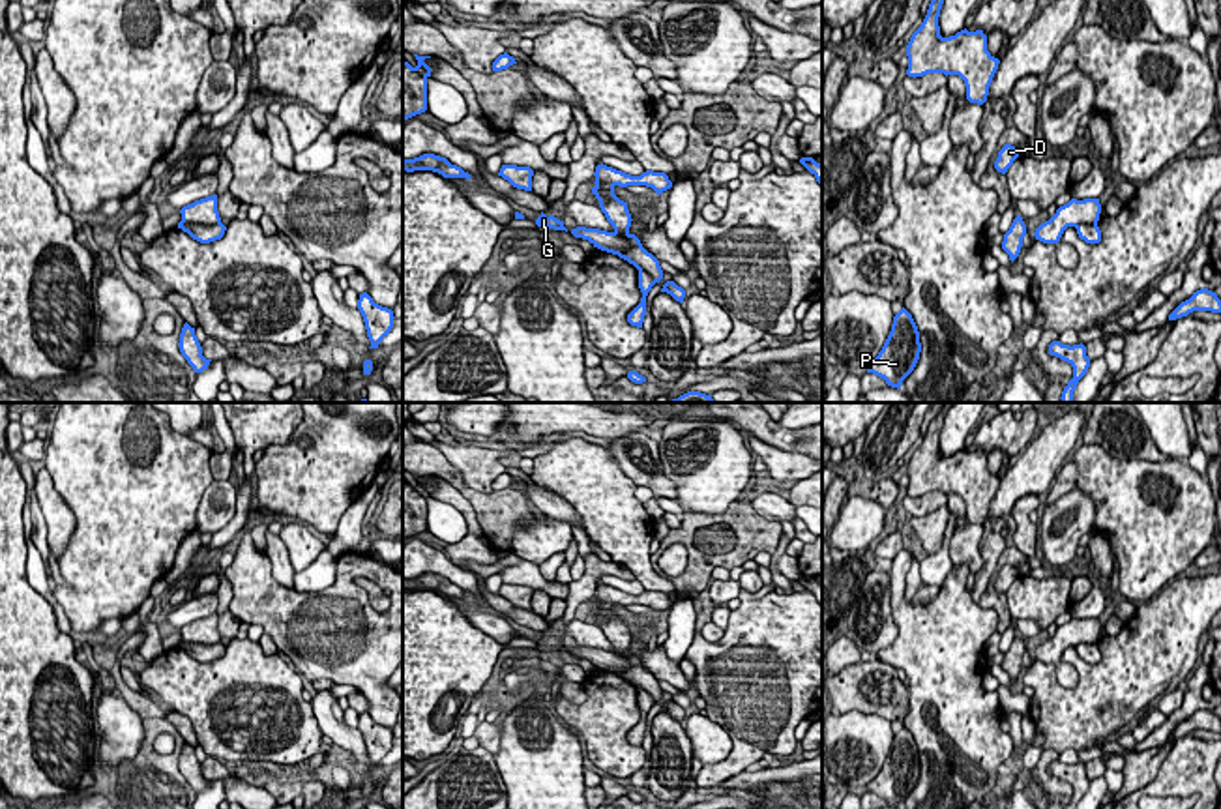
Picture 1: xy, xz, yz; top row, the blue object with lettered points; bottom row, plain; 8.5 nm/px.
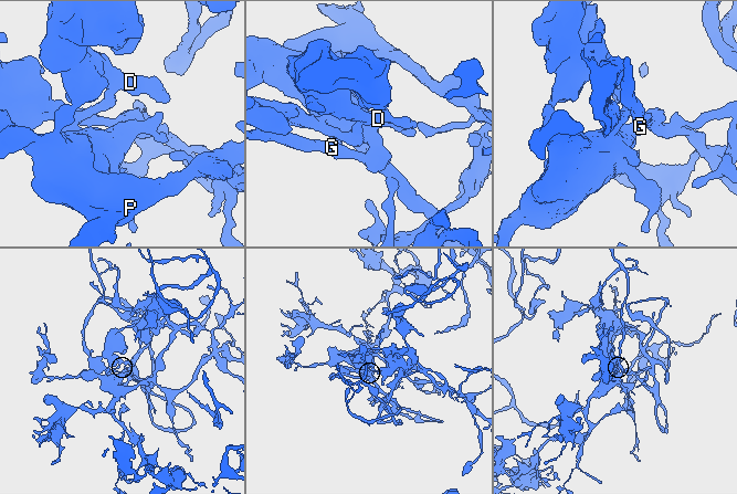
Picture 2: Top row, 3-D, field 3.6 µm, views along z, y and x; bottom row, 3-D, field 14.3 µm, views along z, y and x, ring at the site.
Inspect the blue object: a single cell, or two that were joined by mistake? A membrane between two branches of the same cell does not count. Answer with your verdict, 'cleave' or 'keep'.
keep

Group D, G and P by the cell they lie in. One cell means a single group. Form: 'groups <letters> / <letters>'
groups D G P

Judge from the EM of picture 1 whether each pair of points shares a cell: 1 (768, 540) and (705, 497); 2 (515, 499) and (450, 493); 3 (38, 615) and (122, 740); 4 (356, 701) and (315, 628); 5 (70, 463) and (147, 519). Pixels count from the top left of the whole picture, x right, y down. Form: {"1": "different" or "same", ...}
{"1": "different", "2": "different", "3": "different", "4": "different", "5": "same"}

